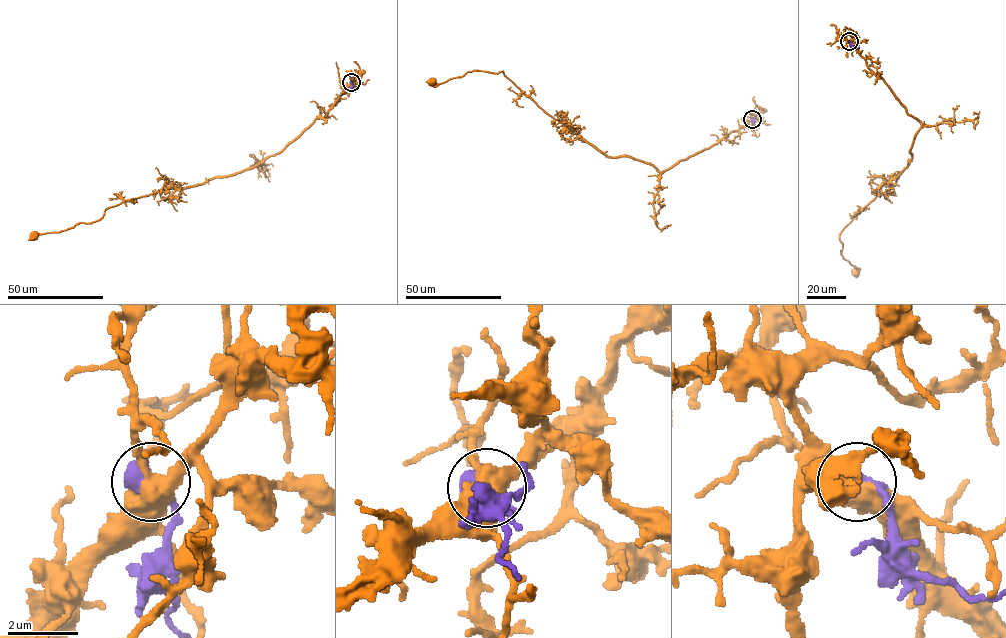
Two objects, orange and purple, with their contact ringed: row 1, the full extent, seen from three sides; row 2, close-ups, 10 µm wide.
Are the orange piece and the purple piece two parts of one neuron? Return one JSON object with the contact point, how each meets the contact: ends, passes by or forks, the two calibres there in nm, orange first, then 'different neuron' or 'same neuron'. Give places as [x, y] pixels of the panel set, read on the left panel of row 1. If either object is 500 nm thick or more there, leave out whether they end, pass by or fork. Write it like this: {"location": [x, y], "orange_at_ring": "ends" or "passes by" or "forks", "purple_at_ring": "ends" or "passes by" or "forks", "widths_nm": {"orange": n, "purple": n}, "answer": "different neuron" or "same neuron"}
{"location": [351, 82], "widths_nm": {"orange": 480, "purple": 600}, "answer": "different neuron"}

